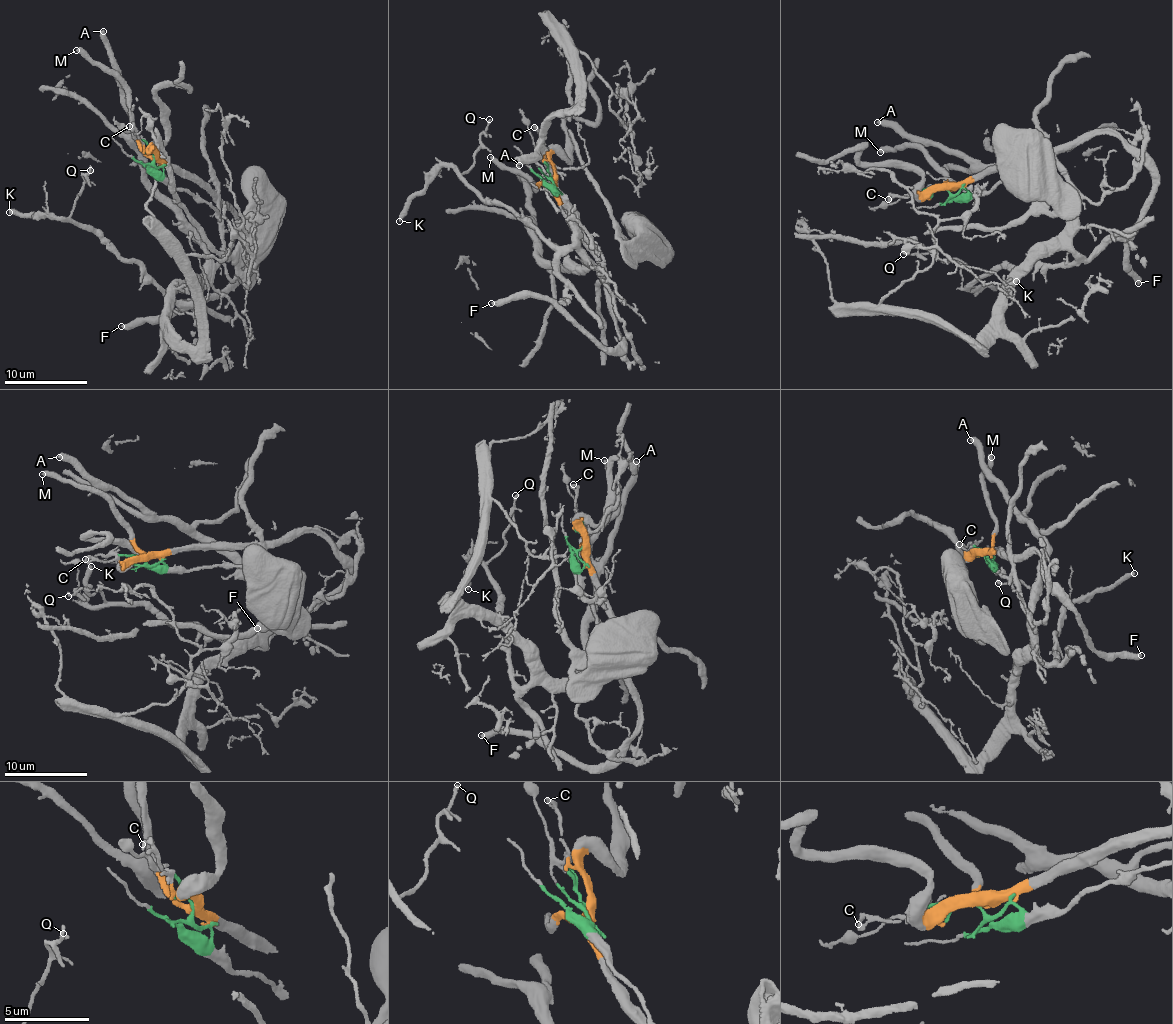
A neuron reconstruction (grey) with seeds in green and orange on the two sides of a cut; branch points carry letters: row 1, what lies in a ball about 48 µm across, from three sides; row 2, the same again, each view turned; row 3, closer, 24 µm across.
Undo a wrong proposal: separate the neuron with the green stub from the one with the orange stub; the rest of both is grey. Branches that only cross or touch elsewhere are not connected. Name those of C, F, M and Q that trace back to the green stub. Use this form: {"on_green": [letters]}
{"on_green": ["Q"]}

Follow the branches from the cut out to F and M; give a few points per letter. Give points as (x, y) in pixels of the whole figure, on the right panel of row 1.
F: (946, 188), (963, 187), (1091, 135), (1112, 134), (1151, 174), (1153, 194), (1126, 252), (1138, 283)
M: (946, 188), (953, 186), (948, 184), (944, 169), (924, 151), (909, 146), (879, 152)

